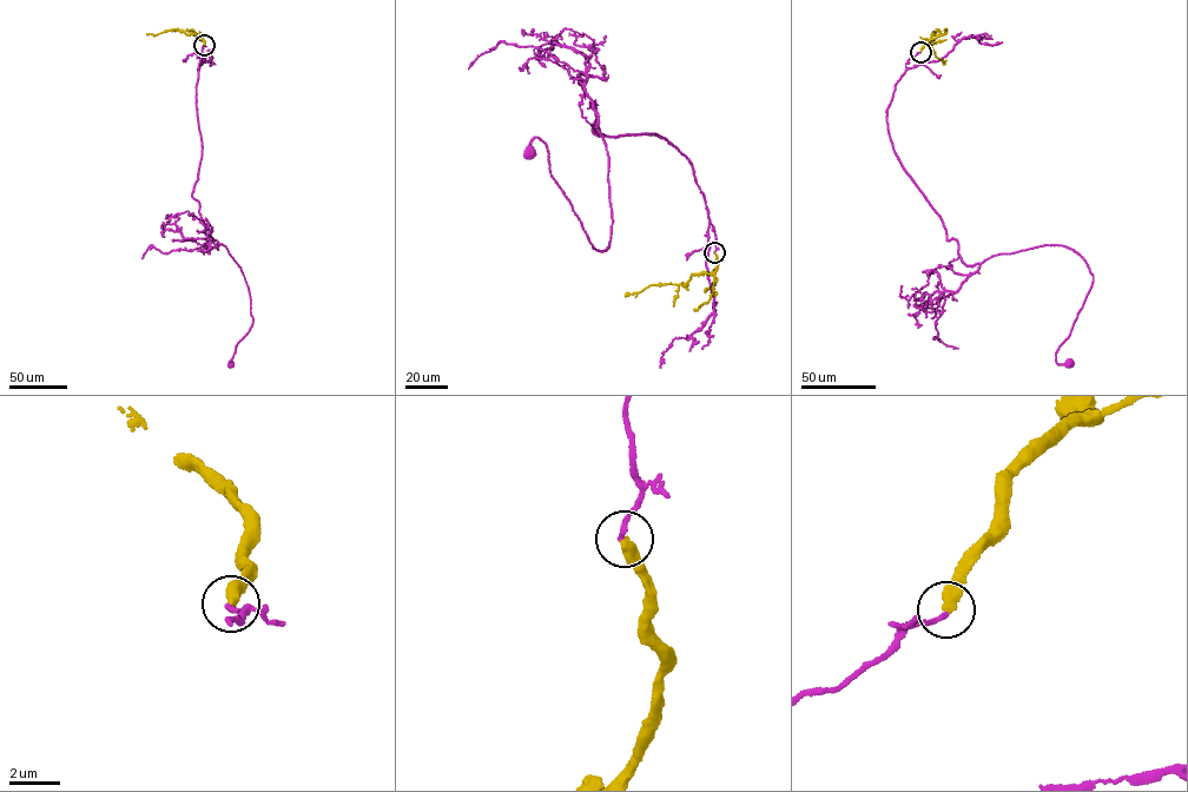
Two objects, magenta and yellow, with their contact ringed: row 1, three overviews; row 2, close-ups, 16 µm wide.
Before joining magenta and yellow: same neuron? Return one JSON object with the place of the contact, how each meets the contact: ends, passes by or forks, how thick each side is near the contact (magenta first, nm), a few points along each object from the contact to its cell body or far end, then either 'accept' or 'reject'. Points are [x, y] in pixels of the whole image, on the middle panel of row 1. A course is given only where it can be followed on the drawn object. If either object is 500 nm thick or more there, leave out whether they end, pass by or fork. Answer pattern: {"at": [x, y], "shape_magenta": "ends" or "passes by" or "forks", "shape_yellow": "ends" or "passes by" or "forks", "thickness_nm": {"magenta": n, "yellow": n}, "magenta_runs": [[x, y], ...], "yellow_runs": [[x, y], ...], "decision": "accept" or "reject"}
{"at": [714, 252], "shape_magenta": "ends", "shape_yellow": "ends", "thickness_nm": {"magenta": 200, "yellow": 460}, "magenta_runs": [[714, 252], [691, 163], [665, 138], [592, 126], [608, 160], [602, 251], [546, 144], [528, 152]], "yellow_runs": [[714, 252], [718, 263], [713, 274], [692, 275], [684, 285], [648, 285], [625, 295]], "decision": "reject"}

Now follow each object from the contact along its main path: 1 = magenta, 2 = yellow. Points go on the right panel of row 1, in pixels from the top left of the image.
1: (921, 52), (886, 111), (895, 152), (967, 265), (1053, 244), (1083, 258), (1091, 285), (1055, 355), (1069, 364)
2: (921, 52), (929, 40), (925, 40), (926, 45), (932, 43), (934, 52), (944, 64)

